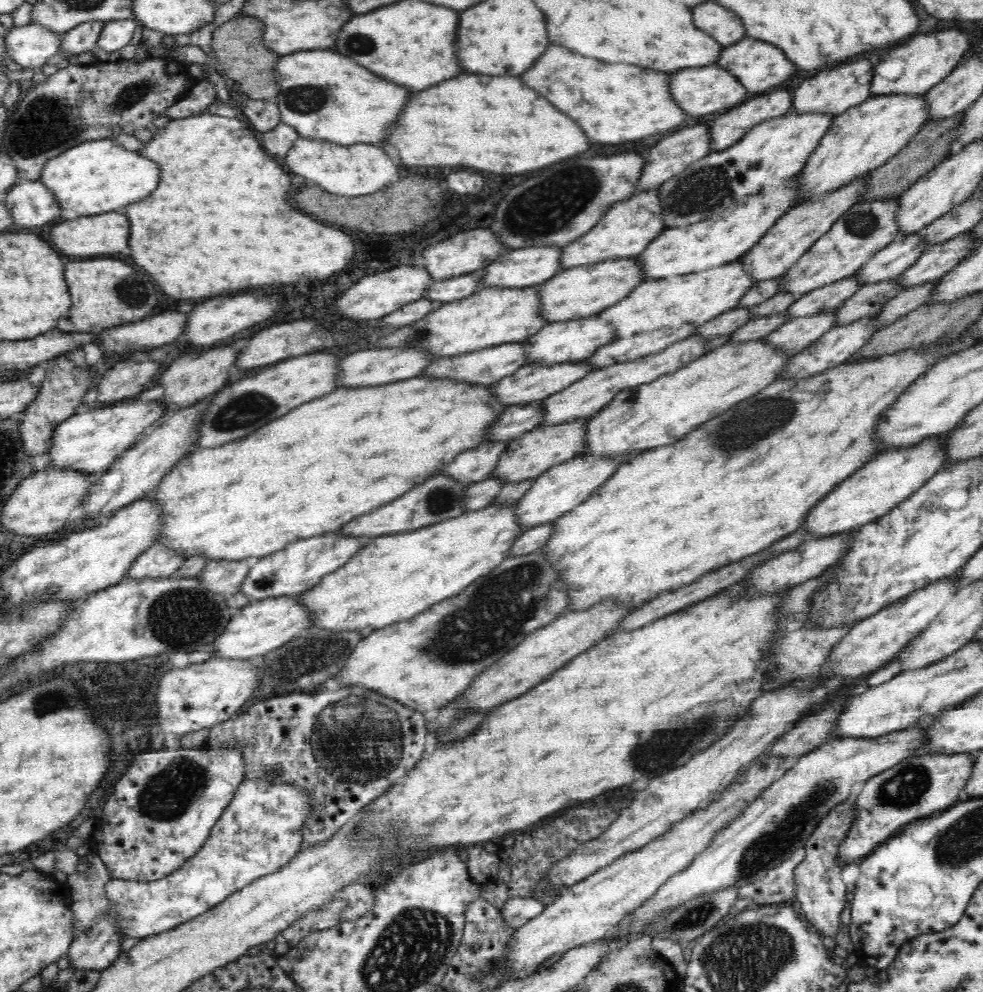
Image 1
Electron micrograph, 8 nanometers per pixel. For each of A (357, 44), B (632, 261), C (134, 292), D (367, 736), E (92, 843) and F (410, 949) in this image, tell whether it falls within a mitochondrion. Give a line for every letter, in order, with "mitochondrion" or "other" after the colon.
A: mitochondrion
B: other
C: mitochondrion
D: mitochondrion
E: other
F: mitochondrion

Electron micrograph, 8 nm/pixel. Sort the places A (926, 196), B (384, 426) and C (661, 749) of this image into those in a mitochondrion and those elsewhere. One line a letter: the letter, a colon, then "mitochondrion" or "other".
A: other
B: other
C: mitochondrion

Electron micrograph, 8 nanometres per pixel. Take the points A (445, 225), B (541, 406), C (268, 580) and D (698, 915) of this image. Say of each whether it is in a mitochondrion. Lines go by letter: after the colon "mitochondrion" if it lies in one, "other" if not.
A: other
B: other
C: mitochondrion
D: mitochondrion

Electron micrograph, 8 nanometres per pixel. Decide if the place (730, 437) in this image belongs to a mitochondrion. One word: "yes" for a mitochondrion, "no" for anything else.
yes

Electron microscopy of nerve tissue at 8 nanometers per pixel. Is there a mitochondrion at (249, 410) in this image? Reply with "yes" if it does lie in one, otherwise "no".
yes

